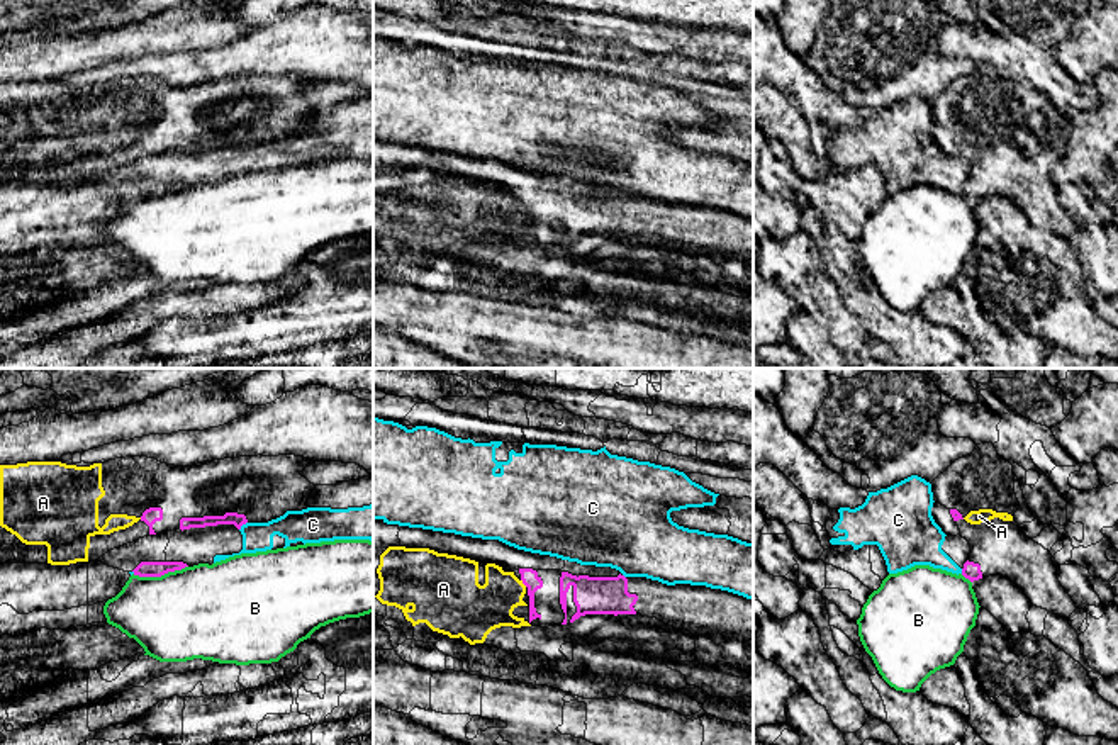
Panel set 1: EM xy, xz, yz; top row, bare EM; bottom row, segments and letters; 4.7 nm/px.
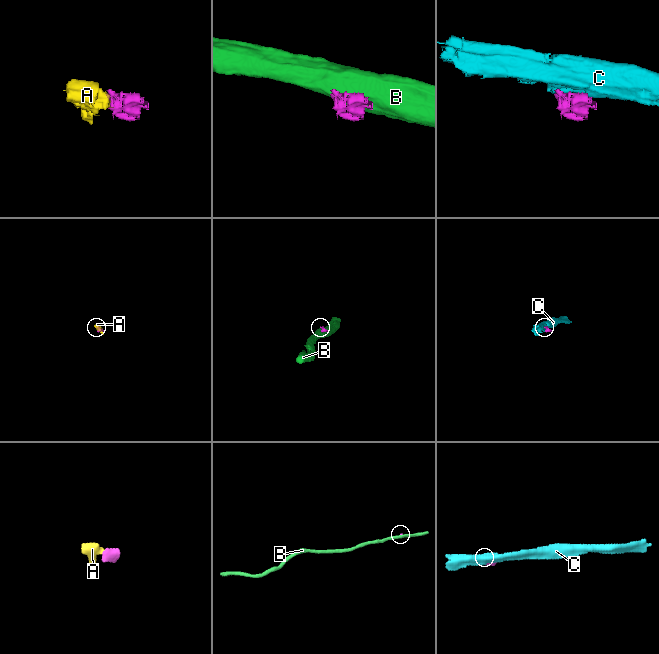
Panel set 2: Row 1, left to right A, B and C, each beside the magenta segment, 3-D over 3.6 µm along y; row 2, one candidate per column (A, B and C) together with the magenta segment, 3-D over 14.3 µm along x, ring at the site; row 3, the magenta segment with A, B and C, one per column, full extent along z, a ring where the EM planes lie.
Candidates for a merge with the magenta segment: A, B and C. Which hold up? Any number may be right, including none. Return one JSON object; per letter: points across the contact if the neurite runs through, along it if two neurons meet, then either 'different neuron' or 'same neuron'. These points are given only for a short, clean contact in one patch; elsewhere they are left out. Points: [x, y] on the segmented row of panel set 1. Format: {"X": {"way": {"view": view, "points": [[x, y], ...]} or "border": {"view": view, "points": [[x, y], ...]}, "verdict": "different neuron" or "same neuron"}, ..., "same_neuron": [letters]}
{"A": {"verdict": "same neuron"}, "B": {"verdict": "different neuron"}, "C": {"verdict": "different neuron"}, "same_neuron": ["A"]}

